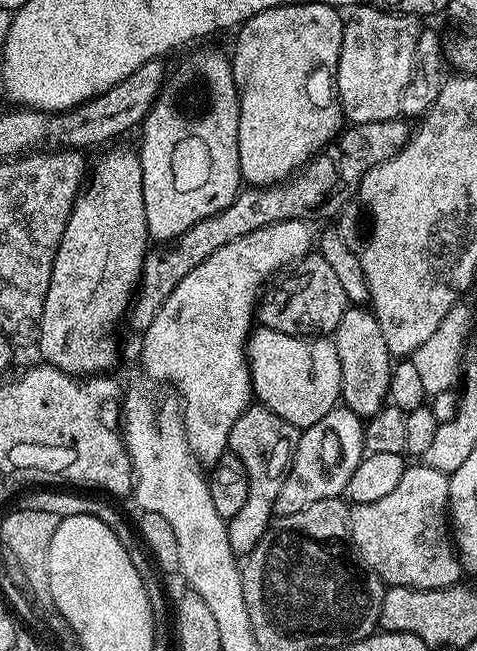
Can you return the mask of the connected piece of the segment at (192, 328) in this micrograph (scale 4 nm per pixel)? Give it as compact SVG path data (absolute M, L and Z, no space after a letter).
M283 220L282 222L274 222L270 226L262 226L262 230L254 230L254 234L246 234L246 238L237 238L235 242L226 242L226 246L214 250L214 254L210 254L210 258L206 258L206 262L194 266L194 270L190 270L190 274L186 274L186 278L182 278L182 282L178 282L178 286L174 286L170 298L166 298L162 310L158 310L154 322L150 322L150 326L142 333L144 345L140 348L140 364L144 367L144 372L150 379L165 380L166 383L173 384L176 387L174 389L175 395L182 401L184 437L188 440L190 450L200 461L201 465L211 466L216 463L218 458L224 456L224 453L228 451L228 439L230 438L230 430L234 426L234 422L238 422L240 415L248 409L249 404L253 403L252 379L248 369L248 353L246 349L248 347L248 337L254 328L256 305L260 299L262 289L277 273L287 269L313 251L314 232L312 236L312 232L308 228L311 227L303 220Z

